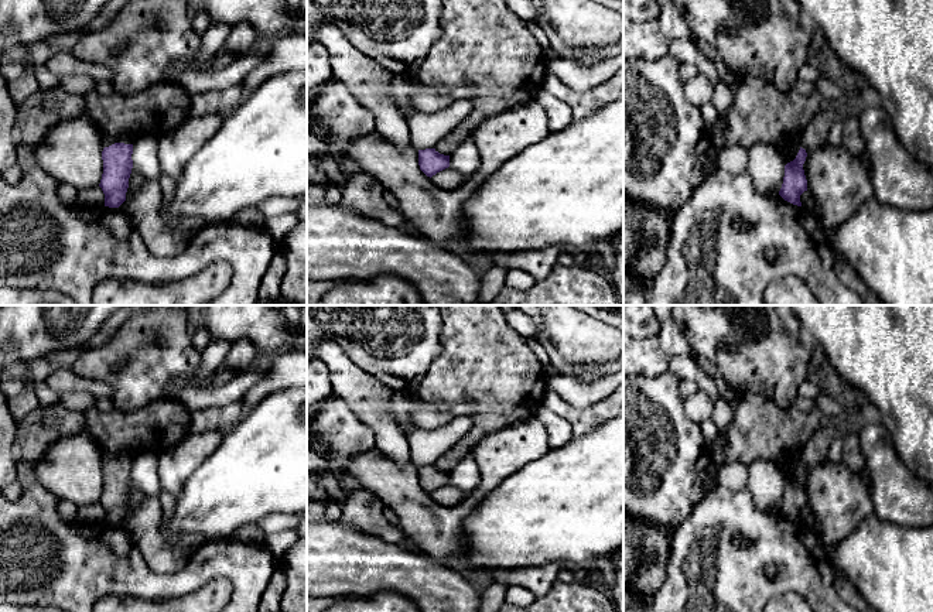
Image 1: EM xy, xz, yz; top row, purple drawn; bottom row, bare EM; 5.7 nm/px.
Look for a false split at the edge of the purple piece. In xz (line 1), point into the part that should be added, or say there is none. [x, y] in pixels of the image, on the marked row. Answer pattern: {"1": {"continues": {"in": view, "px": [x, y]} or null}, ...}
{"1": {"continues": null}}

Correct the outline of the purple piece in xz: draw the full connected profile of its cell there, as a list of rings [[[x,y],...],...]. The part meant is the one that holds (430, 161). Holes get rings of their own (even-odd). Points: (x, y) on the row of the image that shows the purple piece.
[[[435,148],[418,150],[418,165],[431,178],[450,167],[450,155],[440,154]]]

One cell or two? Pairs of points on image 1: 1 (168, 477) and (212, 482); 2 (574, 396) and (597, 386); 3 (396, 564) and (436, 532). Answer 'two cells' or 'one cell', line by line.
1: two cells
2: one cell
3: two cells

